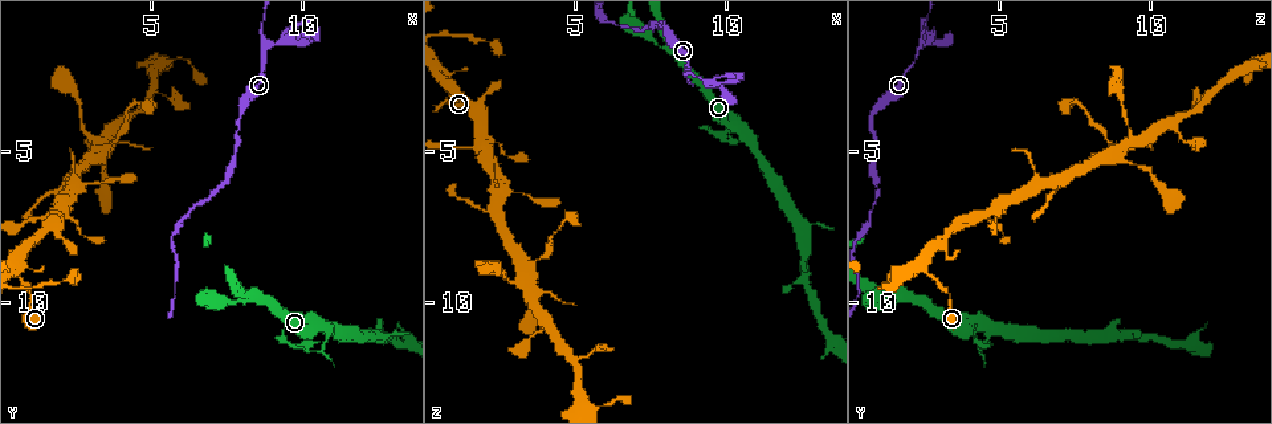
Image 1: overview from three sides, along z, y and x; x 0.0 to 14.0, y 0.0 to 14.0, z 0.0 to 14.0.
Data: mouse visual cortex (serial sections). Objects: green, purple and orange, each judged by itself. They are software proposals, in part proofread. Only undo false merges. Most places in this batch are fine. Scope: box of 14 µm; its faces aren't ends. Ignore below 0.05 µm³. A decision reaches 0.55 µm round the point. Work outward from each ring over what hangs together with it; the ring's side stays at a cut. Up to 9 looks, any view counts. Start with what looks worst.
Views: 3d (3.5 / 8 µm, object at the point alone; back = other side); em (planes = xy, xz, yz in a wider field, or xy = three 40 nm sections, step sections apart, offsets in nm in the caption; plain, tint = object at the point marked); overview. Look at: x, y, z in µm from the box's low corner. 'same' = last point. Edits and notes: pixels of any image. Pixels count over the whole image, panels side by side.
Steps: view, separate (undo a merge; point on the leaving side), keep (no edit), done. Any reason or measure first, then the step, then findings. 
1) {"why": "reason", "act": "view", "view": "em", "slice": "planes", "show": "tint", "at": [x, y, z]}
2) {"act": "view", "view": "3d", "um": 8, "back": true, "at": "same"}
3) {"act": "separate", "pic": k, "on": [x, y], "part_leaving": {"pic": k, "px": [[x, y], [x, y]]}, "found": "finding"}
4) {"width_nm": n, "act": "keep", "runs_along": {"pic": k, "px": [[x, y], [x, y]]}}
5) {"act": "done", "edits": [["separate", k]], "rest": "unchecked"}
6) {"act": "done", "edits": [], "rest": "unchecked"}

{"why": "arms part here", "act": "view", "view": "3d", "um": 3.5, "at": [8.8, 1.5, 2.4]}

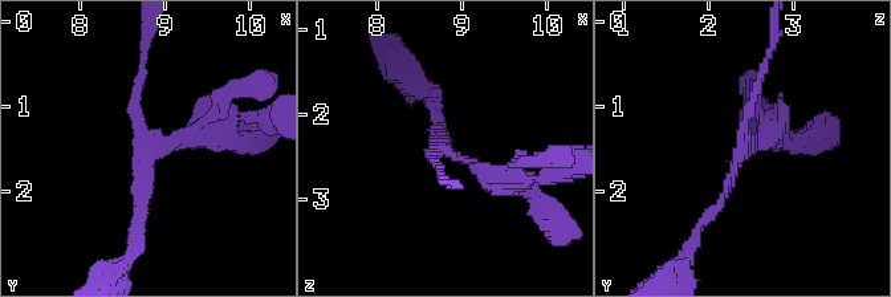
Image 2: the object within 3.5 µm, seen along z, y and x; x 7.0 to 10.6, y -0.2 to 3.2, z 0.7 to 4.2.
{"arms": 3, "arm_widths_nm": [100, 100, 250], "why": "shape alone is not enough", "act": "view", "view": "em", "slice": "xy", "step": 1, "show": "tint", "at": [8.85, 1.45, 2.40]}

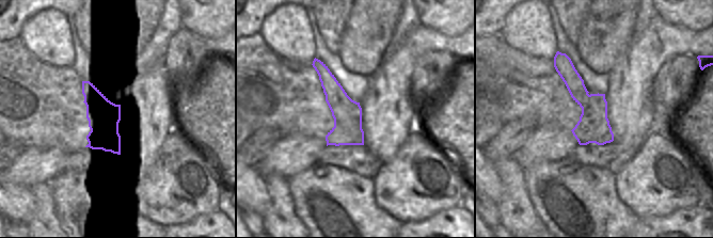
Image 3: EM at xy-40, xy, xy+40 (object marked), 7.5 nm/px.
{"act": "keep", "runs_along": {"pic": 3, "px": [[561, 57], [609, 139]]}, "found": "continuous, no second cell"}

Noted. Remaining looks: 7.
{"why": "side arm on a straight run", "act": "view", "view": "3d", "um": 3.5, "at": [10.8, 10.9, 4.6]}

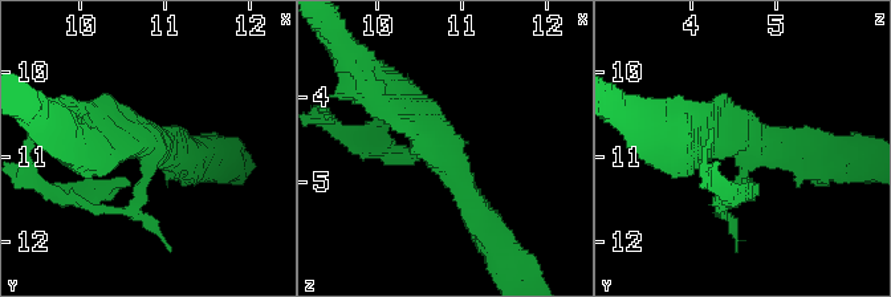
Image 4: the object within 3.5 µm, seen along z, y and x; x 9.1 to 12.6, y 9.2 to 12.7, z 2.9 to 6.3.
{"act": "view", "view": "em", "slice": "xy", "step": 5, "show": "tint", "at": [10.85, 10.85, 4.70]}

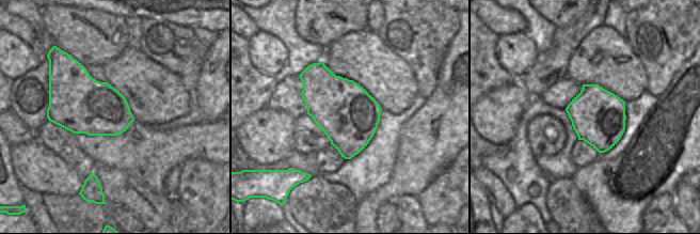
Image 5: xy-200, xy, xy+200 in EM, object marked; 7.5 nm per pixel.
{"width_nm": 460, "act": "keep", "runs_along": {"pic": 4, "px": [[390, 96], [447, 157], [488, 231]]}, "found": "all the same cell"}

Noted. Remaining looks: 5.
{"why": "sudden change in width", "act": "view", "view": "3d", "um": 3.5, "at": [3.5, 4.8, 9.1]}

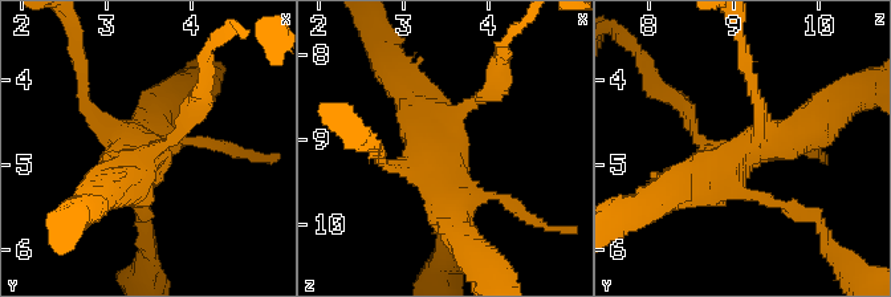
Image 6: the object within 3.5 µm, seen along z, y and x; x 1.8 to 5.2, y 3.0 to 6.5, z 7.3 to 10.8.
{"why": "shape alone is not enough", "act": "view", "view": "em", "slice": "xy", "step": 5, "show": "plain", "at": [3.45, 4.85, 9.20]}

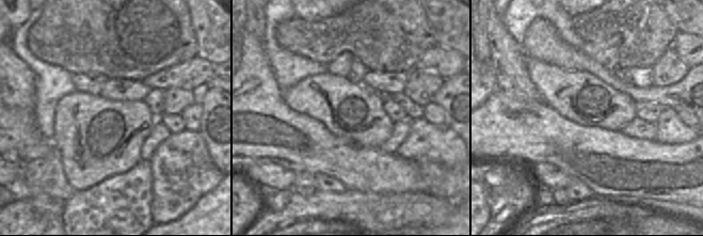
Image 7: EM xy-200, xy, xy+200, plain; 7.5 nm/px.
{"why": "where the object lies", "act": "view", "view": "em", "slice": "xy", "step": 5, "show": "tint", "at": "same"}

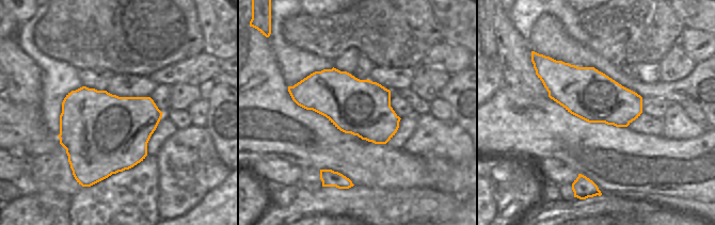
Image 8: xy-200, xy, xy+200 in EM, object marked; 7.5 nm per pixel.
{"act": "keep", "runs_along": {"pic": 6, "px": [[680, 183], [786, 142], [824, 113]]}, "found": "all the same cell"}

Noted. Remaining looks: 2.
{"act": "done", "edits": [], "rest": "unchecked"}

